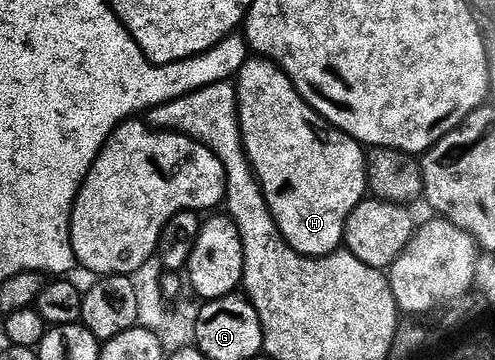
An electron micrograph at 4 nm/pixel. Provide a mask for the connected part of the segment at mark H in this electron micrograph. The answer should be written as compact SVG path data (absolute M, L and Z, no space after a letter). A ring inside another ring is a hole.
M249 57L235 76L234 86L240 99L240 131L244 135L244 149L264 190L264 199L272 211L280 236L299 255L319 257L341 250L346 221L357 205L364 202L364 190L370 182L365 148L351 135L326 122L303 99L296 84L280 68L280 64L271 59Z

